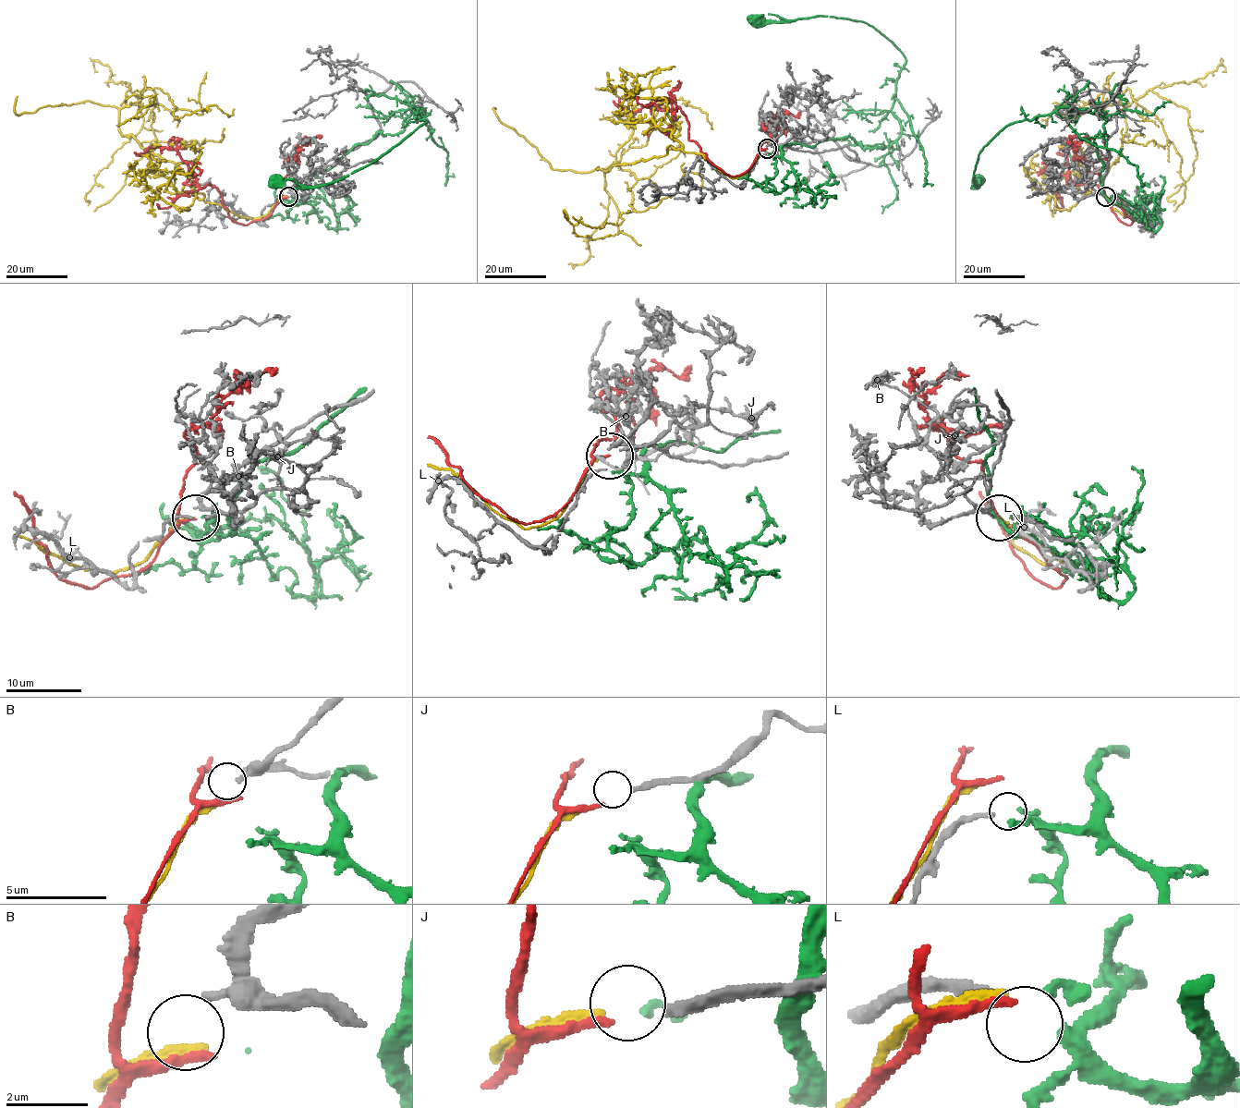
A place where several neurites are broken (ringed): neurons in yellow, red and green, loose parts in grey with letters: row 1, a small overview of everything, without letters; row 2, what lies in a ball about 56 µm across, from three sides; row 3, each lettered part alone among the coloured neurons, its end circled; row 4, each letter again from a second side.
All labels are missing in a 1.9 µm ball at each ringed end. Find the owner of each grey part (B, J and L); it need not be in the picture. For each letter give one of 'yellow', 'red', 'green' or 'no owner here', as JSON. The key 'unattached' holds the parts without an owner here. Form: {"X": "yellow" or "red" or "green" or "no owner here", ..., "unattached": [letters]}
{"B": "no owner here", "J": "yellow", "L": "green", "unattached": ["B"]}

